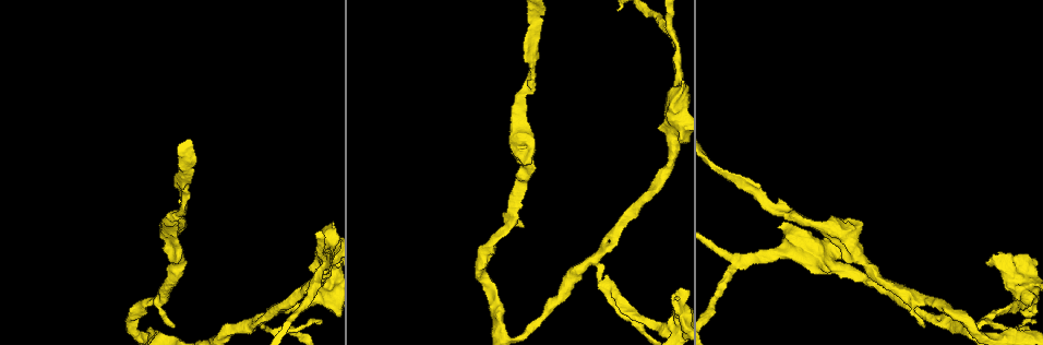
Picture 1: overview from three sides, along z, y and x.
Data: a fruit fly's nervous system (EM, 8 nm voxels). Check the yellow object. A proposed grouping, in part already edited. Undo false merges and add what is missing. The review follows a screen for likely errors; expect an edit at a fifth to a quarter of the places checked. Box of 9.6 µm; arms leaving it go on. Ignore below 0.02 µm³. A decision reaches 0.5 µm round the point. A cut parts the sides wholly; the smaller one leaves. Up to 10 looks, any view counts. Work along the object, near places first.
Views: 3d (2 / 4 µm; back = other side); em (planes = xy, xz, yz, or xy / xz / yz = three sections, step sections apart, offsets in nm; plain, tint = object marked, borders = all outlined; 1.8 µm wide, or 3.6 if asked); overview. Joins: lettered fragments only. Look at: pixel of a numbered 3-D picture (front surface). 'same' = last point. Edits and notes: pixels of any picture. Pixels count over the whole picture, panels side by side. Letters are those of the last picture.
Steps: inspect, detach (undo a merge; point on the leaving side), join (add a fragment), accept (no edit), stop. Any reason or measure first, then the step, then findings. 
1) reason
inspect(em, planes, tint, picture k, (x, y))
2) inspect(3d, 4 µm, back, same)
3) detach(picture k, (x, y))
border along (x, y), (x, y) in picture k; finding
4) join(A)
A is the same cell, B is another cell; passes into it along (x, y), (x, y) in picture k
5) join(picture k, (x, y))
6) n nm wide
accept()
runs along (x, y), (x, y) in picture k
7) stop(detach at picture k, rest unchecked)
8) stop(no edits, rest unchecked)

free end
inspect(3d, 4 µm, picture 1, (172, 328))

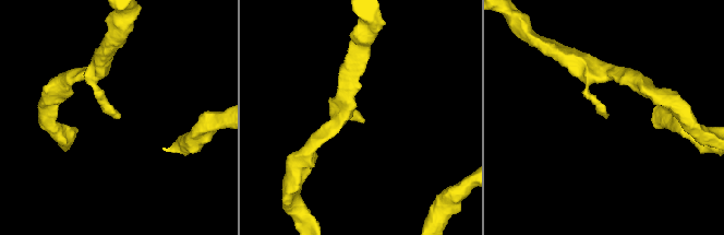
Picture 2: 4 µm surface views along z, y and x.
inspect(em, planes, plain, picture 2, (605, 117))

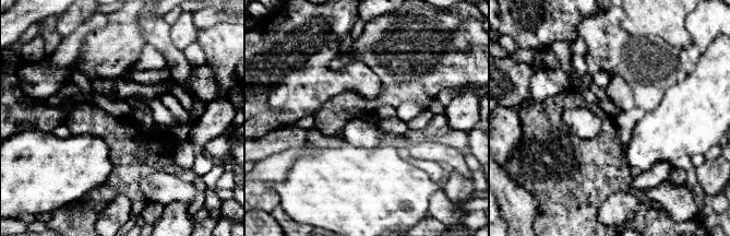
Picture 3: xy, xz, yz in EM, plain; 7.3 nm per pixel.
what lies round it
inspect(em, planes, borders, same)

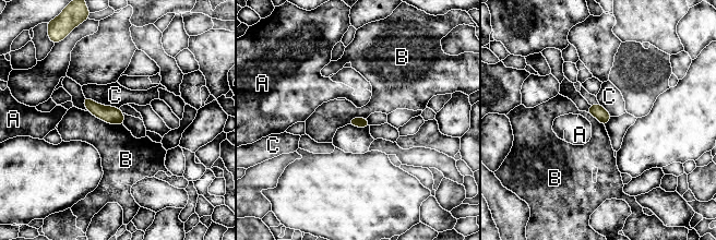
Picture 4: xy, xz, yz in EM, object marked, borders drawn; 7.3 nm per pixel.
accept()
A, B and C are other cells; border along (87, 110), (107, 122), (122, 124) in picture 4; none of them fits

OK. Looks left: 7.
four or more arms meet
inspect(3d, 4 µm, picture 1, (330, 296))

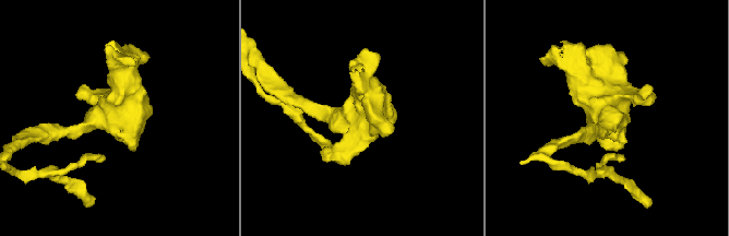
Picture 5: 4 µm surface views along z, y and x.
shape alone is not enough
inspect(em, 3.6 µm, planes, plain, picture 5, (606, 113))

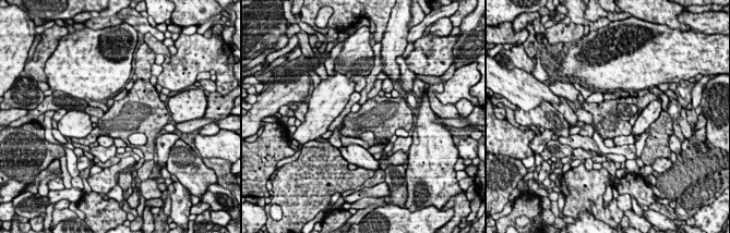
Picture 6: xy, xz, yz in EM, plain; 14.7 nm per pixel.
inspect(em, 3.6 µm, planes, borders, same)

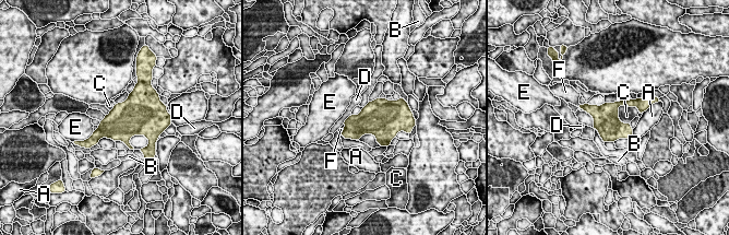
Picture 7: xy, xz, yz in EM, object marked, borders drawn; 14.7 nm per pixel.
380 nm wide
accept()
A, B, C, D, E and F are other cells; border along (617, 109), (628, 105), (640, 113) in picture 7; one neuron here

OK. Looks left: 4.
an open end
inspect(em, 3.6 µm, xy, step 16, borders, picture 1, (854, 219))

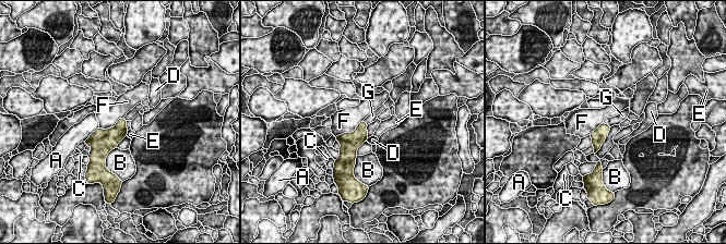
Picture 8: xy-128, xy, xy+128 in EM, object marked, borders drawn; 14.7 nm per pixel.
inspect(em, 3.6 µm, xz, step 8, borders, same)

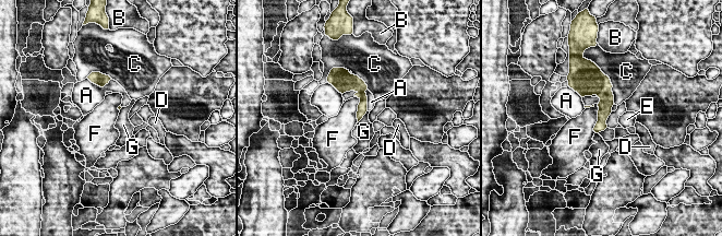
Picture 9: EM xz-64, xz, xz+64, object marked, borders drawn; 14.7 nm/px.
accept()
A, B, C, D, E, F and G are other cells; no lettered fragment goes on from it

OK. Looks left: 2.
stop(no edits, rest unchecked)

